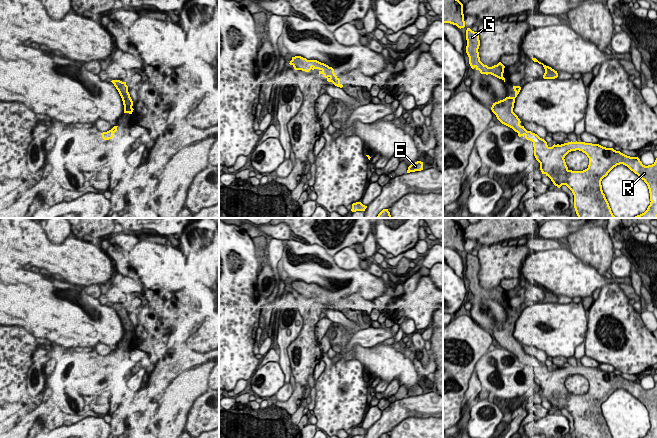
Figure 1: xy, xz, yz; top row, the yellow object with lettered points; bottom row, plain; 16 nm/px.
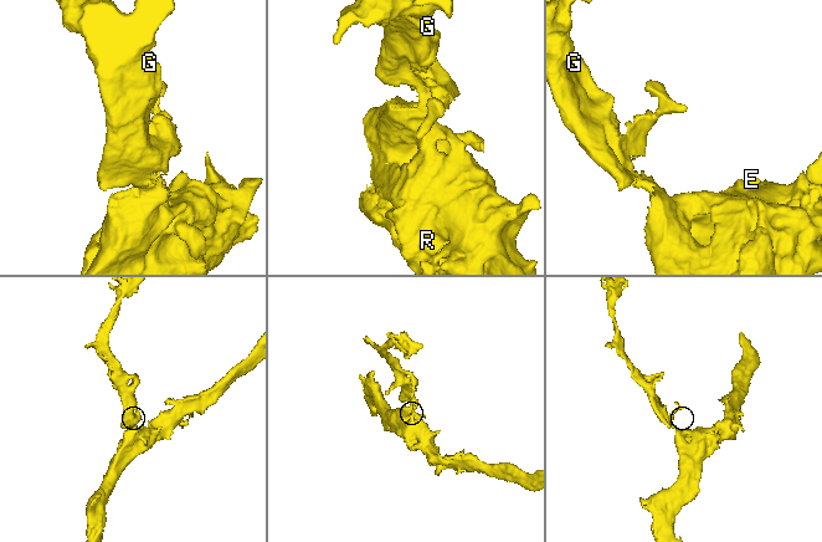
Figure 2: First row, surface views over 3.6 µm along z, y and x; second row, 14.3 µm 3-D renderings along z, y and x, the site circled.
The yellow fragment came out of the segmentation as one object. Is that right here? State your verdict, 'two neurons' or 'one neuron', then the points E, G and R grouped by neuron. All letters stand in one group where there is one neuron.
one neuron; groups E G R

